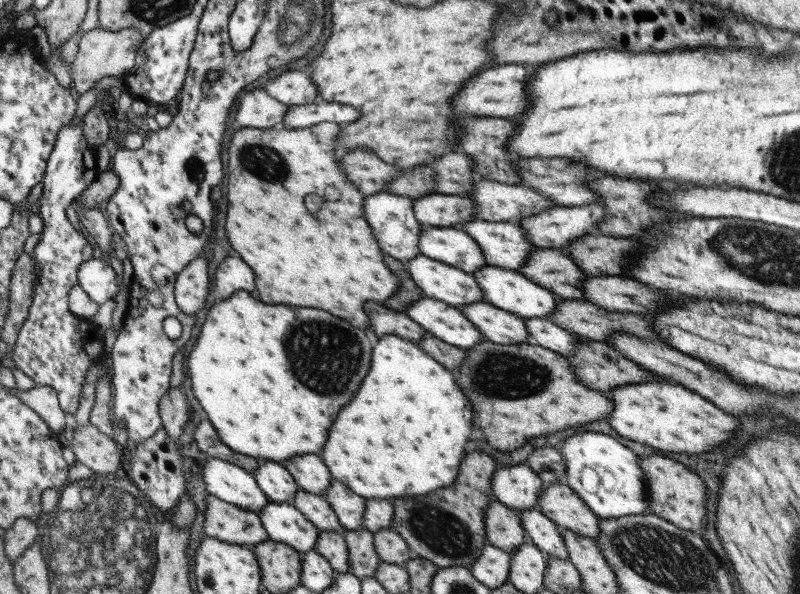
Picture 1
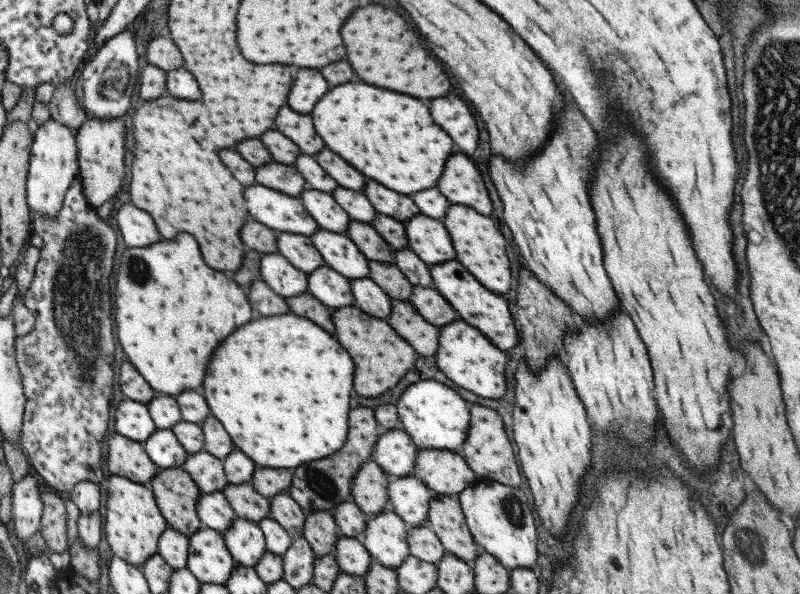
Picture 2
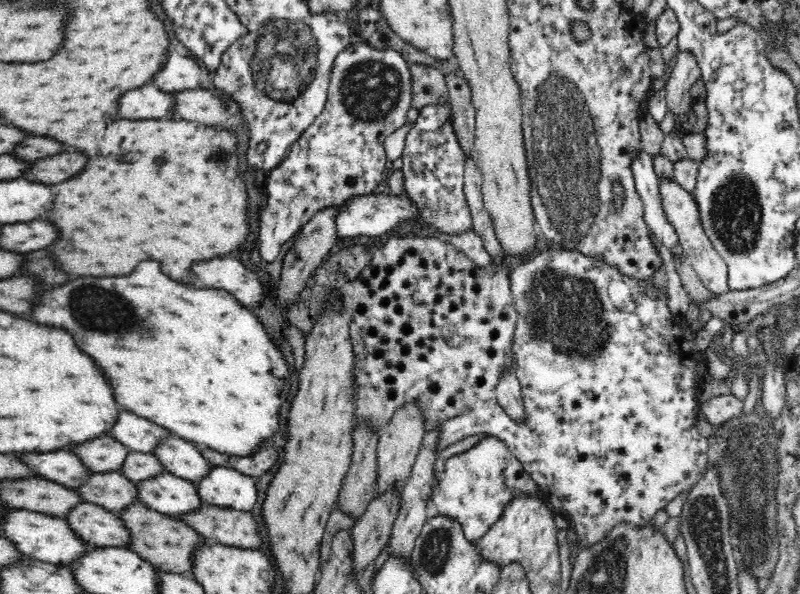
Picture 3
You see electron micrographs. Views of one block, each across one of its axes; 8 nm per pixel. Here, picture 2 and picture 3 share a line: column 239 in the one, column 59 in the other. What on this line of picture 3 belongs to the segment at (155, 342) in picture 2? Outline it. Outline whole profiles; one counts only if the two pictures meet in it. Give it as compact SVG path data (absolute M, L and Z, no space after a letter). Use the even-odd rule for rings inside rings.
M140 262L132 274L128 276L112 276L112 278L76 278L70 280L58 288L43 290L34 300L34 308L28 312L28 316L42 324L42 326L58 326L68 330L74 340L78 342L78 348L88 354L96 366L104 372L108 378L112 390L114 390L114 400L126 408L130 413L134 413L141 418L146 418L152 423L162 426L173 436L190 441L199 447L211 448L219 453L245 457L255 453L255 450L264 442L272 441L274 434L278 434L279 417L278 412L282 402L288 398L290 391L290 376L282 353L279 348L270 340L265 328L256 320L256 315L248 311L246 306L238 302L228 292L222 290L212 290L212 288L188 288L172 278L168 278L158 262Z

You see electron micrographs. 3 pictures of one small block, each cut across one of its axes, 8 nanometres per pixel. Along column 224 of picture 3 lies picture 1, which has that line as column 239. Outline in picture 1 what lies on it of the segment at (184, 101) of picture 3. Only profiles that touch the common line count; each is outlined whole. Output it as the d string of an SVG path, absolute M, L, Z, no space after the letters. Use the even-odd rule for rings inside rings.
M264 89L248 91L240 105L236 120L242 127L279 128L283 126L289 106L272 98Z

